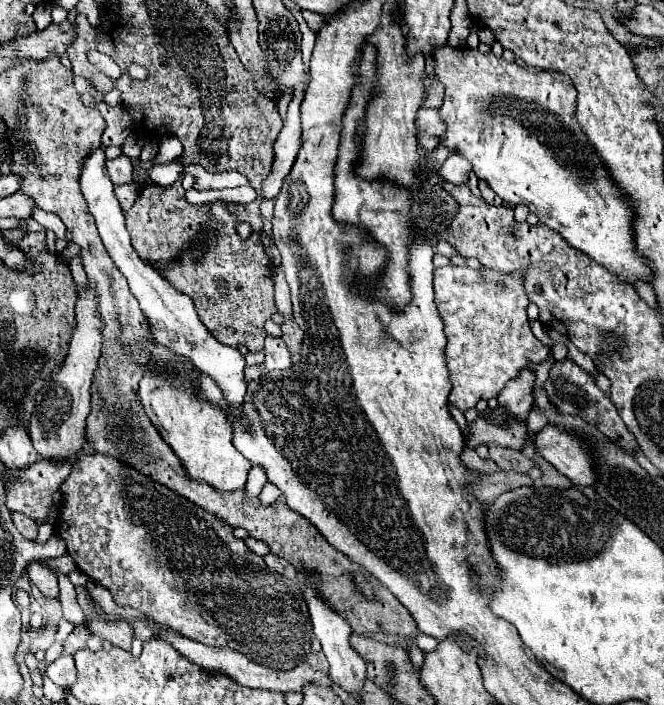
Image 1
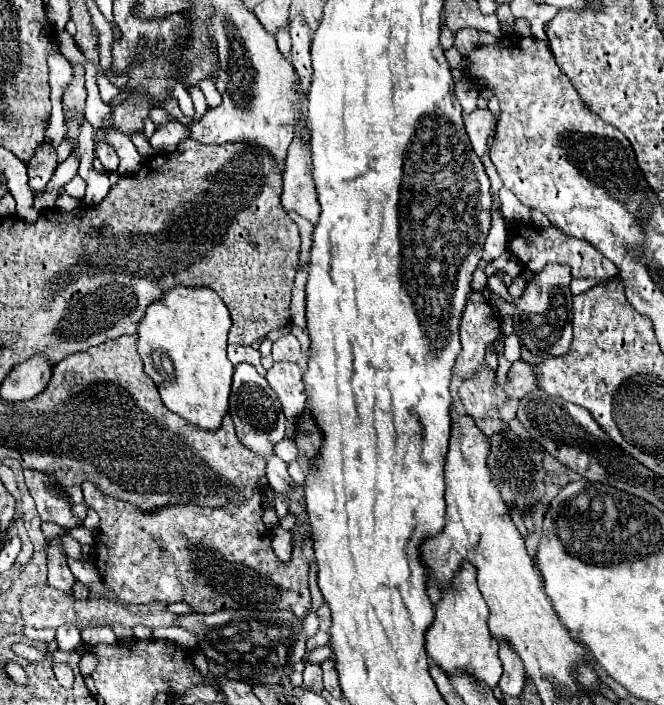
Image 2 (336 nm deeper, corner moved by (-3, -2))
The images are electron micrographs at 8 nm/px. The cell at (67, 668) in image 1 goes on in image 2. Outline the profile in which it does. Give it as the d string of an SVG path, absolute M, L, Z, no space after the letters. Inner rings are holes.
M64 626L64 628L58 628L58 630L56 630L56 642L58 642L60 650L74 652L74 648L82 642L80 630L78 630L76 626Z

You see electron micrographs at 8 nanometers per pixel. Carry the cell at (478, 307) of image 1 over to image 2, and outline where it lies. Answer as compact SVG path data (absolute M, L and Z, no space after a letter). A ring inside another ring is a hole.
M468 300L462 322L460 322L460 340L462 352L456 358L452 370L452 382L474 378L476 370L484 364L486 346L500 336L500 316L494 316L492 306L486 302Z

